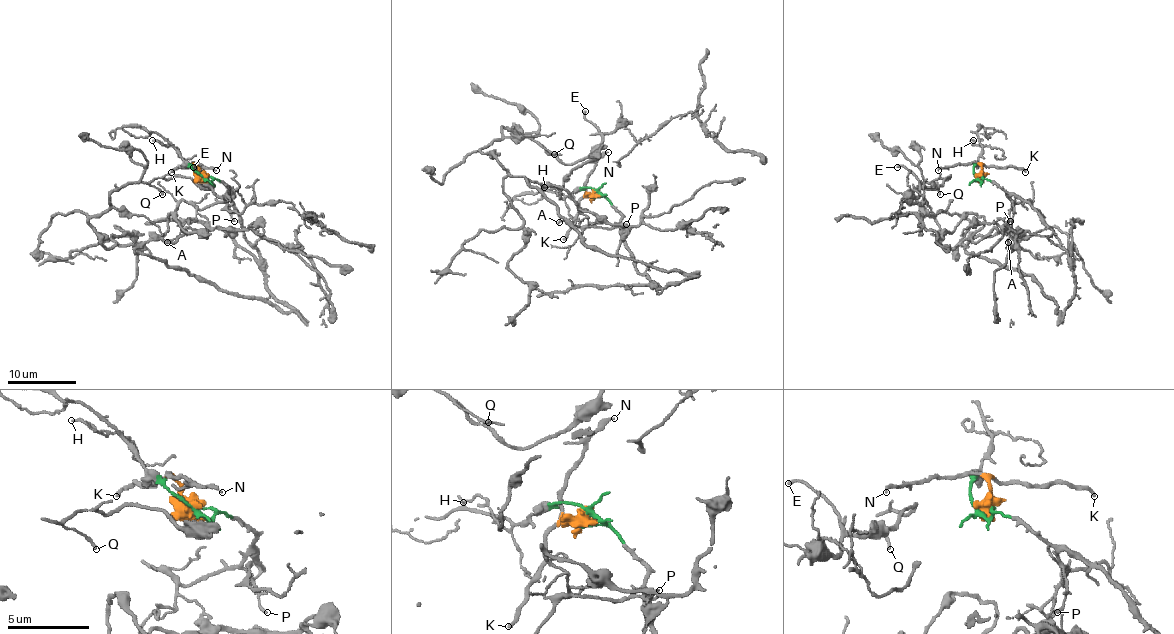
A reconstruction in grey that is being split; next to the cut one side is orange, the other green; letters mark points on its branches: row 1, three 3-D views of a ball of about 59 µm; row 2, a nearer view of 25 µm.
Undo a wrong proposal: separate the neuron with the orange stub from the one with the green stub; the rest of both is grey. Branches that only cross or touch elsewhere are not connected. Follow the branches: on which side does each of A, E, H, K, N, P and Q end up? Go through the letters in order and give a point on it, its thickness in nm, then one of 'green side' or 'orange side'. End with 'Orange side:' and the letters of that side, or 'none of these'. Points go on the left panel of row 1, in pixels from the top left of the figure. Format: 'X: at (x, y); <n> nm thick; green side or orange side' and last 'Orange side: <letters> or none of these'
A: at (167, 242); 130 nm thick; green side
E: at (193, 167); 150 nm thick; green side
H: at (152, 140); 120 nm thick; green side
K: at (171, 172); 200 nm thick; orange side
N: at (216, 170); 200 nm thick; orange side
P: at (234, 221); 90 nm thick; green side
Q: at (162, 194); 160 nm thick; green side
Orange side: K, N

